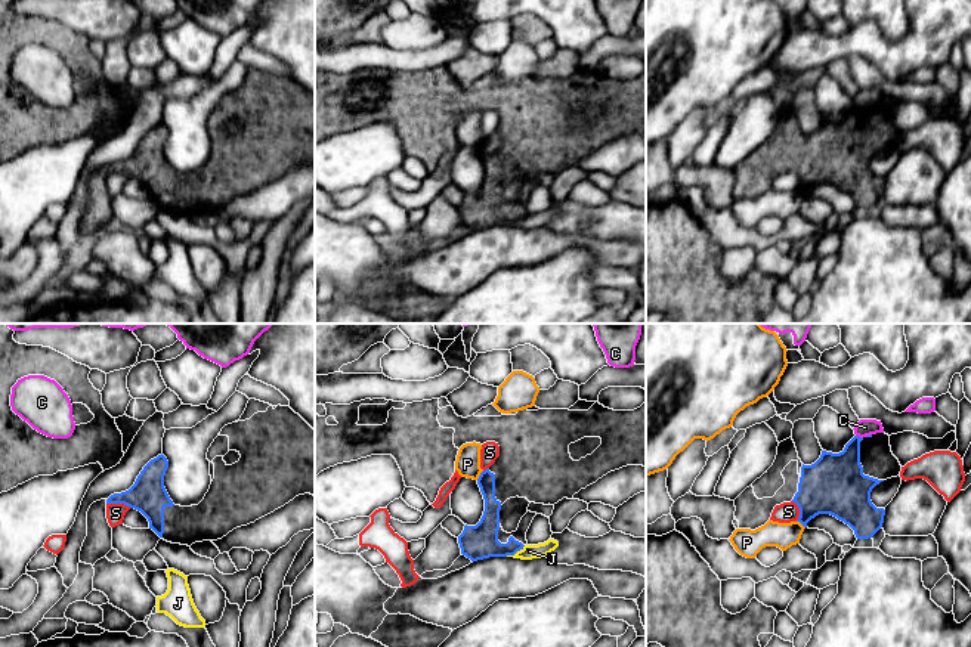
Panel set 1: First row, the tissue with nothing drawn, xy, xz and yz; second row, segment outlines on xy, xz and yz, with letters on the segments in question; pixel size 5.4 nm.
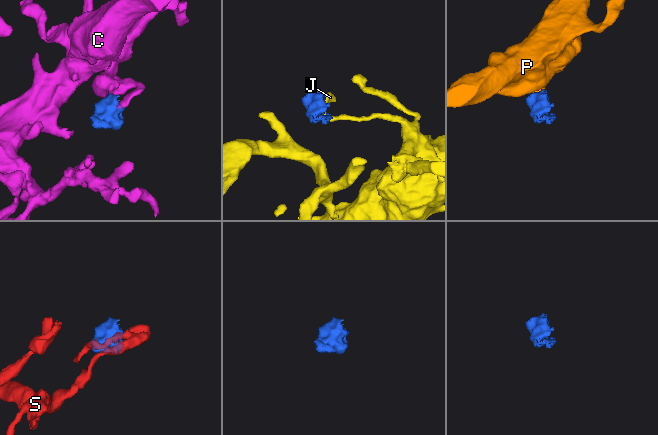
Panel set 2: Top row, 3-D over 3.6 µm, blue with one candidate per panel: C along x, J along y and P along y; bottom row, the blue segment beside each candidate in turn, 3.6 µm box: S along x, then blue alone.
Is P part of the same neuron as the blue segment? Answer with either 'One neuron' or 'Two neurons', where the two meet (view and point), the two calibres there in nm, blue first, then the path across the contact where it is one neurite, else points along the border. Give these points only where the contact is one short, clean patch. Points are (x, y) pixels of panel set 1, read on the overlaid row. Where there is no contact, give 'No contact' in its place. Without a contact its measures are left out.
Two neurons. Touches blue at xz (481, 474). Thickness 100 nm (blue) against 140 nm. Boundary: xz (482, 470), (476, 479)

